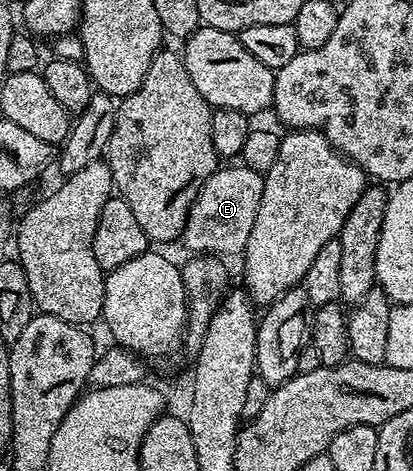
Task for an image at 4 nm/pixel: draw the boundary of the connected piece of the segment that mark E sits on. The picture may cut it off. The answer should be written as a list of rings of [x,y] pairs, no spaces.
[[[243,163],[229,165],[232,165],[229,169],[217,168],[216,173],[210,175],[210,179],[206,179],[200,194],[194,199],[192,210],[188,212],[182,244],[189,249],[189,254],[240,255],[246,247],[246,239],[250,239],[250,230],[254,228],[254,219],[262,203],[264,174],[249,169]]]

